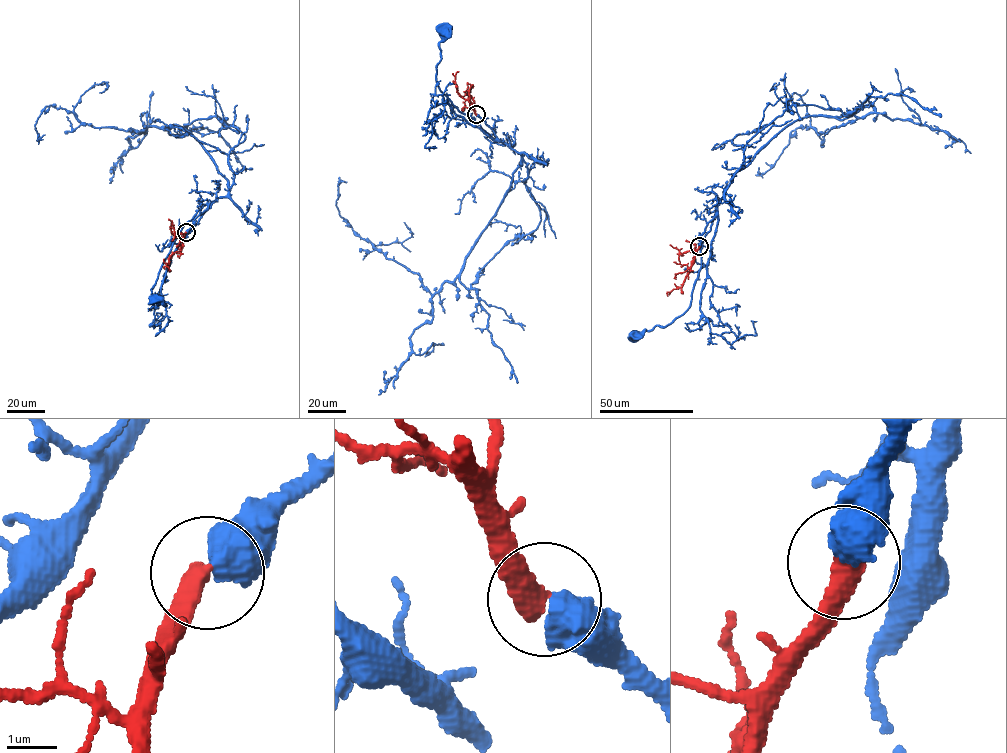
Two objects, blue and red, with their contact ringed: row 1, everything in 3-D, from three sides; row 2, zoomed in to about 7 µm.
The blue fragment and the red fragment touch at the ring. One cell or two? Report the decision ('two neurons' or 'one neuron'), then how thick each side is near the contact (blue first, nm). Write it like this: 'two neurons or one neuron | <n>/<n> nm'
one neuron | 700/480 nm

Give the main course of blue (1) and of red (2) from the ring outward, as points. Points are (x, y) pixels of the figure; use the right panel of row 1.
1: (699, 246), (702, 233), (716, 210), (700, 250), (701, 267), (690, 305), (664, 326), (655, 325), (635, 335)
2: (699, 246), (683, 284), (667, 292), (667, 296)

